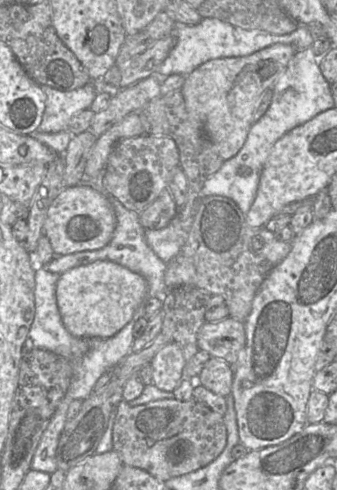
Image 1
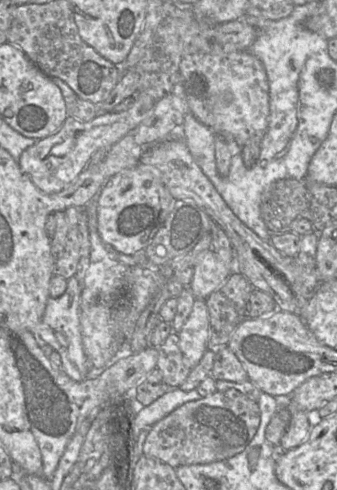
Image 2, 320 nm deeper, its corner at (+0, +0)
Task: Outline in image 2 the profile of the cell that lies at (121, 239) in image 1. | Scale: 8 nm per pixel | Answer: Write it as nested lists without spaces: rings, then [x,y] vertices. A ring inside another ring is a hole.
[[[75,276],[67,280],[65,292],[57,297],[49,297],[41,321],[36,325],[39,337],[50,345],[61,357],[61,366],[65,374],[75,382],[82,382],[95,372],[85,355],[79,322],[80,285]]]

